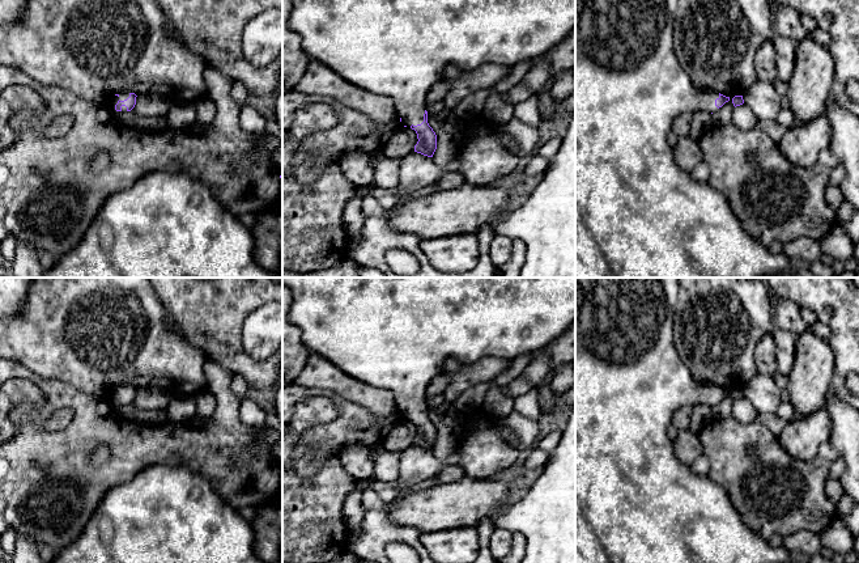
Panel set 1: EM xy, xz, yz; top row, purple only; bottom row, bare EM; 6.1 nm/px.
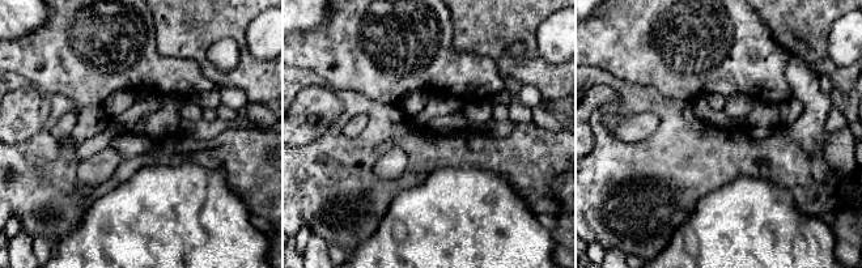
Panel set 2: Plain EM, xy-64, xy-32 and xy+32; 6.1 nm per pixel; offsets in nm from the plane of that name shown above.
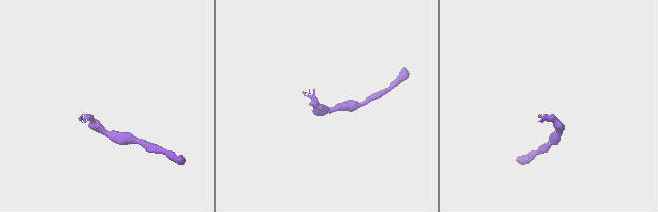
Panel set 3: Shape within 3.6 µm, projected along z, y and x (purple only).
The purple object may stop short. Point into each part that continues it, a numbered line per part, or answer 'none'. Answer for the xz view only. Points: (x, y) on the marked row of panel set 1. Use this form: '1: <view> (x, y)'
1: xz (399, 49)

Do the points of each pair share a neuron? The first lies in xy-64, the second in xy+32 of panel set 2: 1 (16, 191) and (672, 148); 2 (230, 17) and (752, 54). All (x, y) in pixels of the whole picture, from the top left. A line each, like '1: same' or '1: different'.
1: same
2: different

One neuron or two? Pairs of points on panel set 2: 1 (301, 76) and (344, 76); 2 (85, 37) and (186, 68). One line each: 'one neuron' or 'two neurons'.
1: two neurons
2: one neuron

